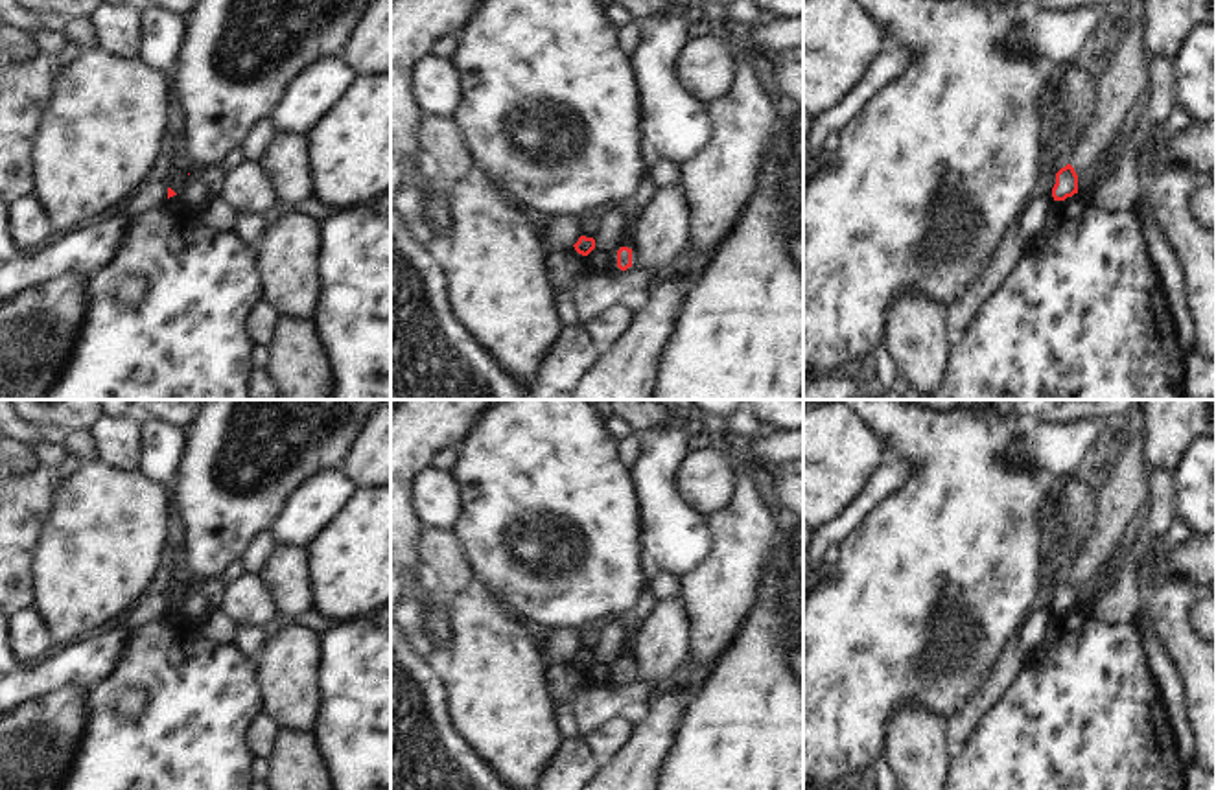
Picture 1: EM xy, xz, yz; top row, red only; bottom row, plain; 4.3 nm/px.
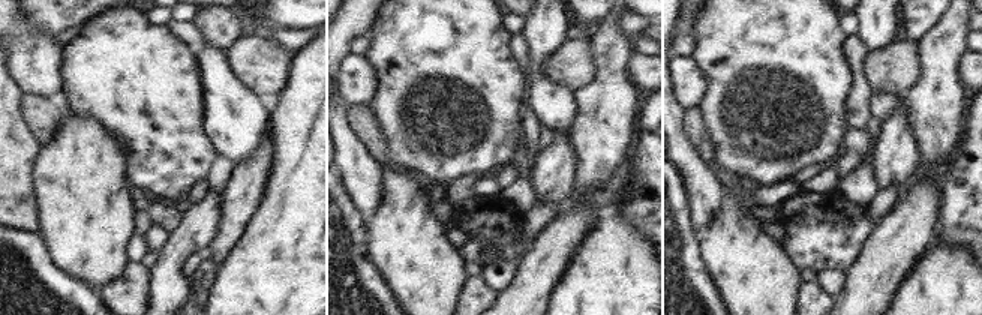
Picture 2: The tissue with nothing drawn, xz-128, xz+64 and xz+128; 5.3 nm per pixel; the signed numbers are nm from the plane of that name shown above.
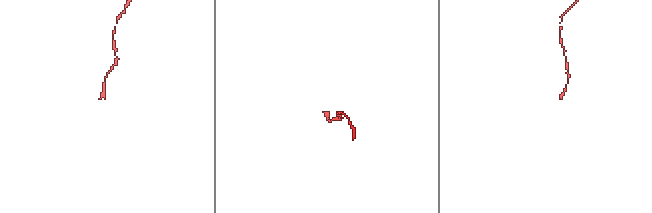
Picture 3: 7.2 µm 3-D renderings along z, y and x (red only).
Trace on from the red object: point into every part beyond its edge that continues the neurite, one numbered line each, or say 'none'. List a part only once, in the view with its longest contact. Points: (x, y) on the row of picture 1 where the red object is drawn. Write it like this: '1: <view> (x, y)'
none

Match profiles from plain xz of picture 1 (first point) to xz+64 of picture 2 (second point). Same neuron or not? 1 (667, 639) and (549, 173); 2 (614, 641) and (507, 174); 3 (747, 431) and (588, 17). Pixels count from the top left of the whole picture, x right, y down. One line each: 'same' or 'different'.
1: same
2: same
3: different

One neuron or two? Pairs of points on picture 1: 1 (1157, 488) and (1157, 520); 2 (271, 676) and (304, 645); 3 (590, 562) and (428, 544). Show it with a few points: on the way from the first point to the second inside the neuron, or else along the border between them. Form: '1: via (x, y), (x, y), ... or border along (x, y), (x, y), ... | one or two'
1: via (1159, 496), (1159, 512) | one
2: via (279, 671), (297, 652) | one
3: border along (448, 531), (457, 542), (474, 584) | two

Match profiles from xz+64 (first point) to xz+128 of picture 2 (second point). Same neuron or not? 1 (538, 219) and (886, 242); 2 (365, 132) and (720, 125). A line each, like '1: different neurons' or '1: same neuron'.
1: different neurons
2: different neurons

